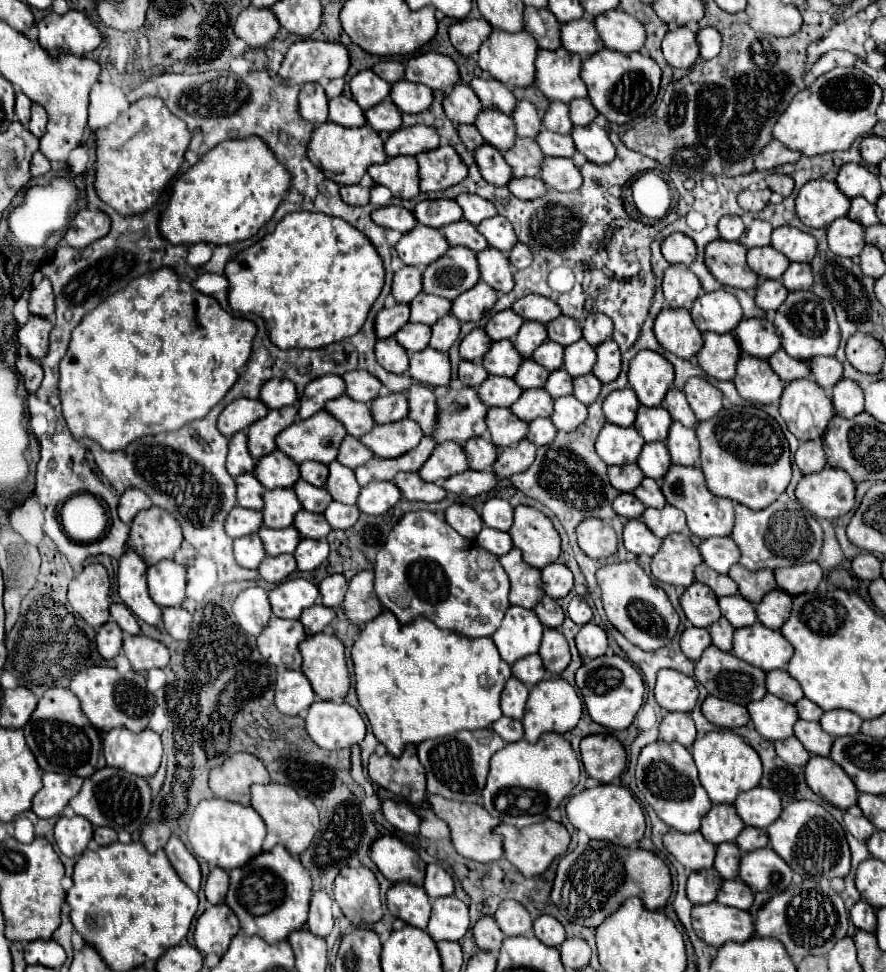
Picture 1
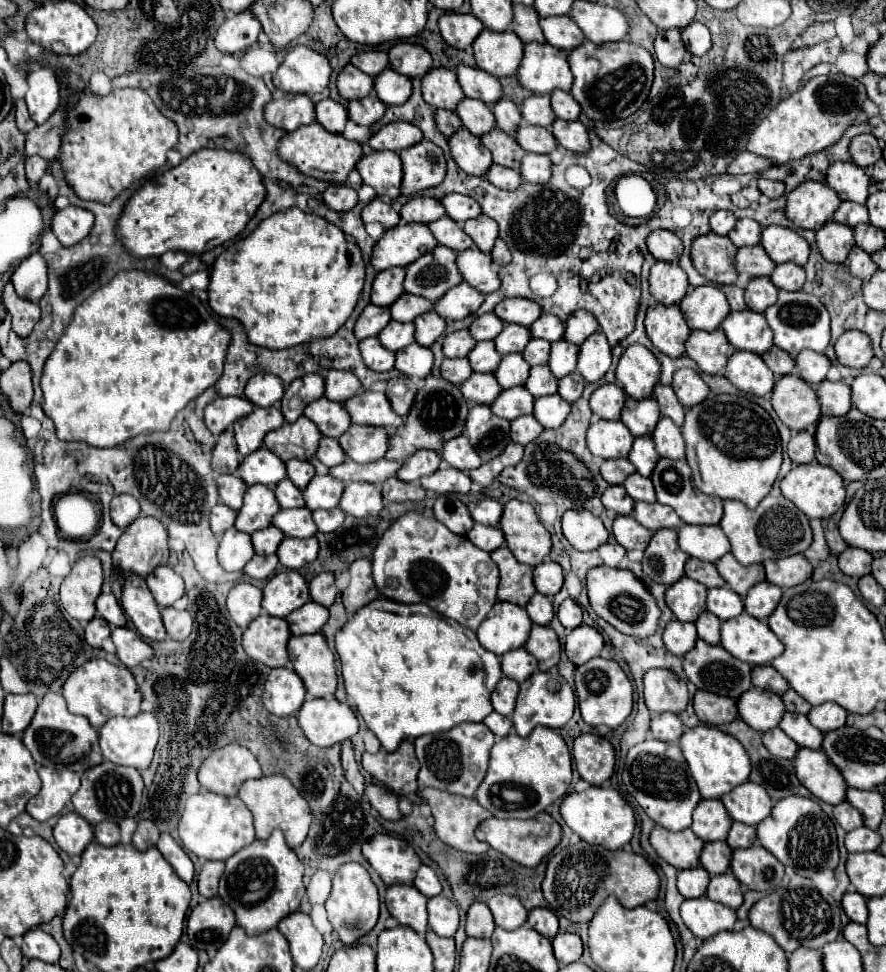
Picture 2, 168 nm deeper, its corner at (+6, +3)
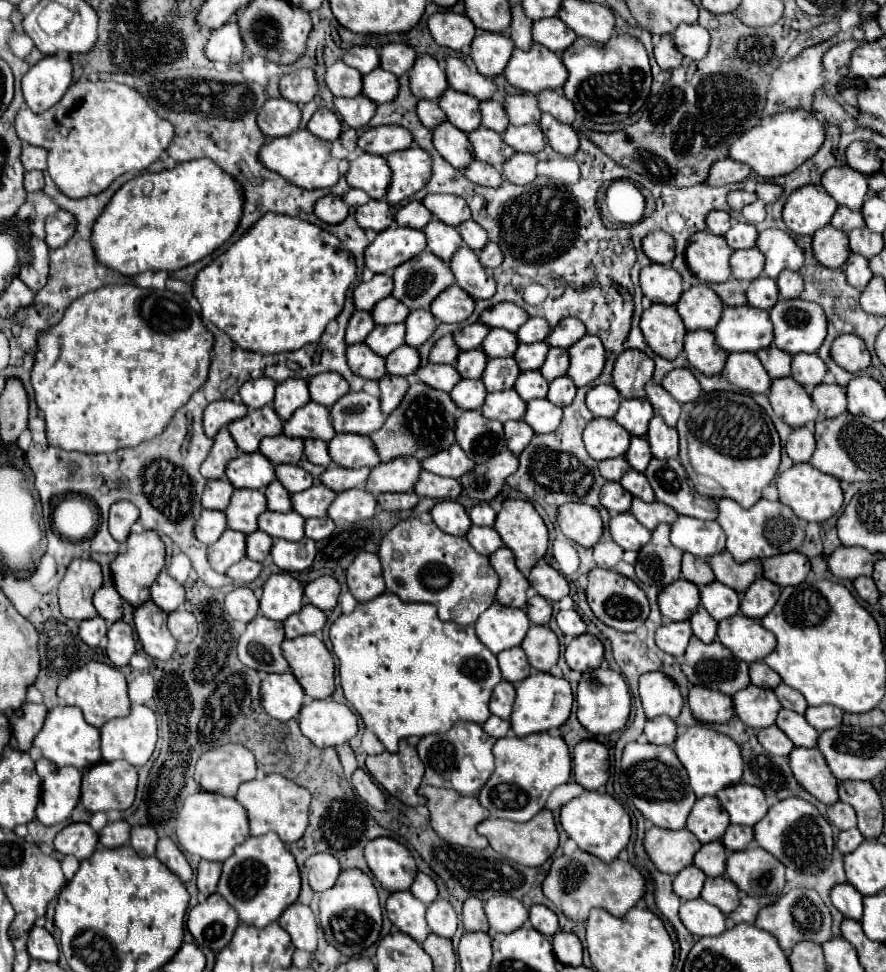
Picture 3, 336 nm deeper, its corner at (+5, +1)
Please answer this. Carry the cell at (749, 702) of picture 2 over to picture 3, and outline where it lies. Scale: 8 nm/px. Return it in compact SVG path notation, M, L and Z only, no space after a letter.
M748 685L744 691L738 691L732 701L738 719L752 729L764 729L774 725L776 715L782 709L772 689L760 689L754 685Z

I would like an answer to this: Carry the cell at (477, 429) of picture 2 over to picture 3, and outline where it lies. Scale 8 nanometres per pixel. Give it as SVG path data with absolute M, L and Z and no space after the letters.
M462 411L456 419L456 443L474 463L486 463L506 449L504 425L486 419L480 411Z

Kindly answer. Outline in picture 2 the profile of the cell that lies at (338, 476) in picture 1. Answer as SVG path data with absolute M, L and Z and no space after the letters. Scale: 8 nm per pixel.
M317 475L303 491L305 507L315 509L333 509L337 507L341 495L343 495L343 481L331 477L331 475Z

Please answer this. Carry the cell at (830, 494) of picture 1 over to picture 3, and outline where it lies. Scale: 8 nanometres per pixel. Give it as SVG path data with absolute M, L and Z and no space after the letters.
M810 463L792 465L788 471L780 473L780 477L776 479L776 489L780 495L780 503L792 507L792 511L804 521L822 523L842 509L844 497L842 497L840 481L834 475L824 475L824 473L816 471Z

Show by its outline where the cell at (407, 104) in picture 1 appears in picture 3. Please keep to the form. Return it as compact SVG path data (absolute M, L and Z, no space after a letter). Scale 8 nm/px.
M376 69L364 75L364 95L378 105L390 103L392 99L396 99L398 91L400 91L398 77L384 69Z

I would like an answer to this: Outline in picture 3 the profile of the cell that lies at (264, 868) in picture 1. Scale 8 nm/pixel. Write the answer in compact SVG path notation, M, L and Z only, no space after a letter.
M276 833L264 837L250 837L234 849L234 855L224 861L224 871L218 883L218 893L234 905L238 919L246 925L266 927L298 899L300 895L300 871Z

